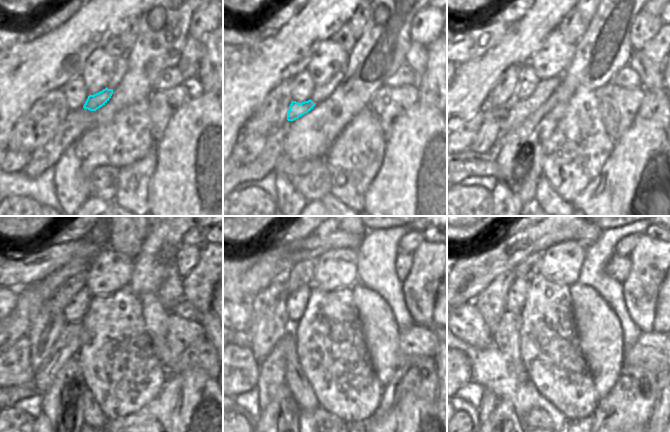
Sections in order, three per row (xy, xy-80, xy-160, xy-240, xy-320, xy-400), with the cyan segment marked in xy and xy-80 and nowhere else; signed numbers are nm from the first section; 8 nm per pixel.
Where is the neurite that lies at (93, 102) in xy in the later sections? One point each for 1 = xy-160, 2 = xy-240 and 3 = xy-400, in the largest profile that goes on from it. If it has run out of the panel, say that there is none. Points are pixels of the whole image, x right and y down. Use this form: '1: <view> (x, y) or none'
1: xy-160 (467, 132)
2: xy-240 (19, 371)
3: xy-400 (467, 364)

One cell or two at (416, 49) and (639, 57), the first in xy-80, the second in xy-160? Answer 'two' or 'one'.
one

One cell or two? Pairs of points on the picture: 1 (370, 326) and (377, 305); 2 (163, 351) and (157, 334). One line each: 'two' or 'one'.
1: one
2: one

